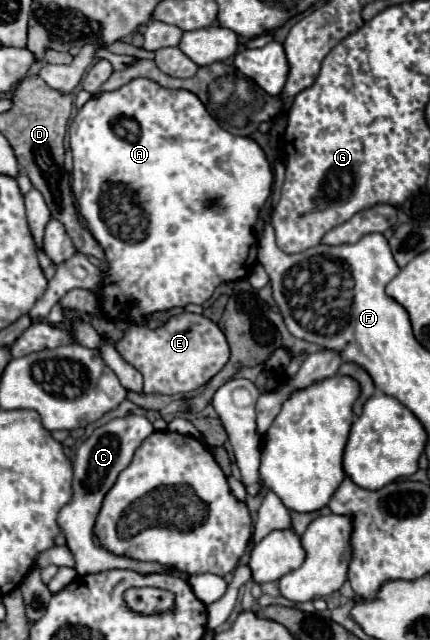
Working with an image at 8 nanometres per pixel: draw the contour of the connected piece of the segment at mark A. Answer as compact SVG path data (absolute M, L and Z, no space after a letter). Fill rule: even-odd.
M135 78L135 80L123 84L121 88L113 90L113 92L103 92L97 100L93 98L83 108L79 108L77 116L73 118L73 122L69 126L69 146L71 146L71 152L73 152L73 193L77 201L79 214L85 218L89 232L103 246L103 250L107 254L109 274L105 276L105 282L97 290L101 294L101 306L103 306L103 314L105 316L109 316L109 318L127 318L131 322L145 324L143 316L153 314L155 310L169 310L173 306L185 306L185 304L203 304L203 302L207 302L213 296L213 290L219 284L235 282L251 274L257 264L258 251L258 239L254 232L254 226L259 217L259 212L265 204L265 200L271 194L273 183L272 167L269 166L269 160L267 160L263 148L255 140L243 138L243 136L235 136L235 134L229 134L227 130L223 130L211 118L211 114L203 108L203 102L193 92L189 92L189 90L169 90L169 88L159 86L155 80ZM109 182L121 182L127 188L131 188L137 194L139 206L143 208L147 220L141 220L141 208L133 200L127 202L125 198L129 198L129 196L123 190L111 190L111 192L101 194L99 190L103 190ZM87 186L89 188L91 186L99 186L99 188L97 190L91 188L83 196L83 190Z

